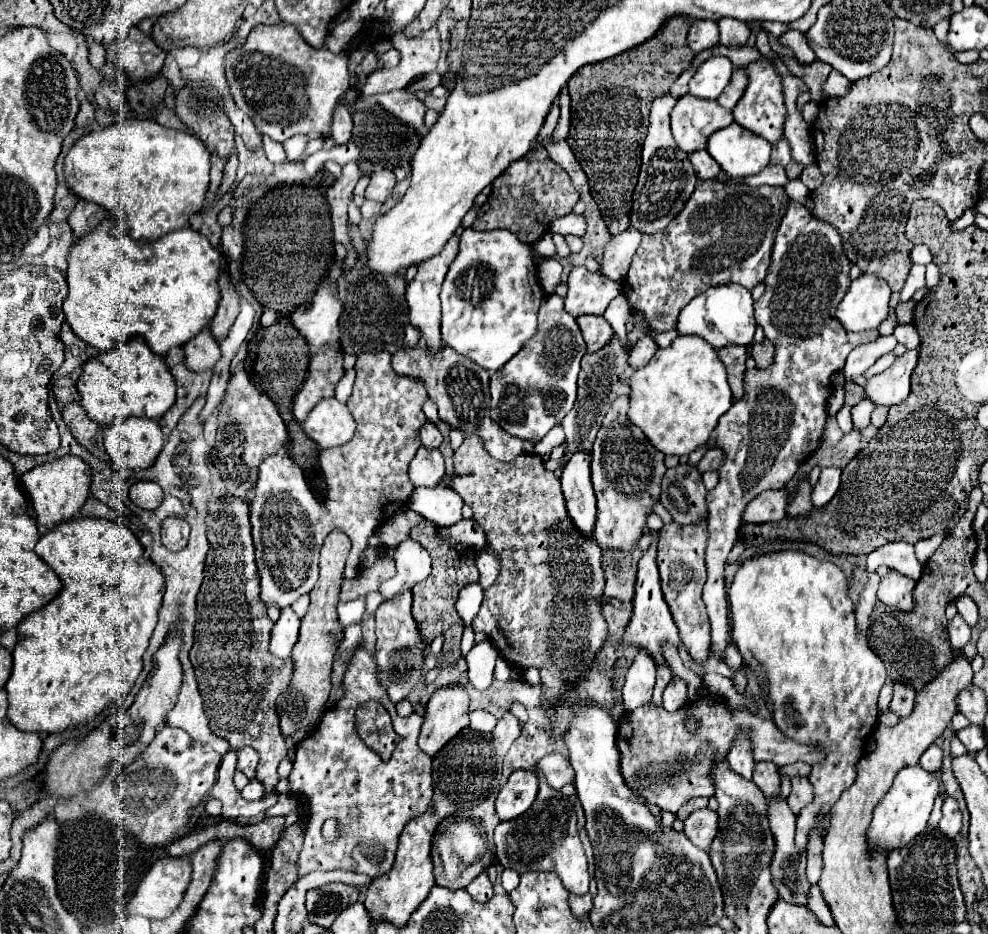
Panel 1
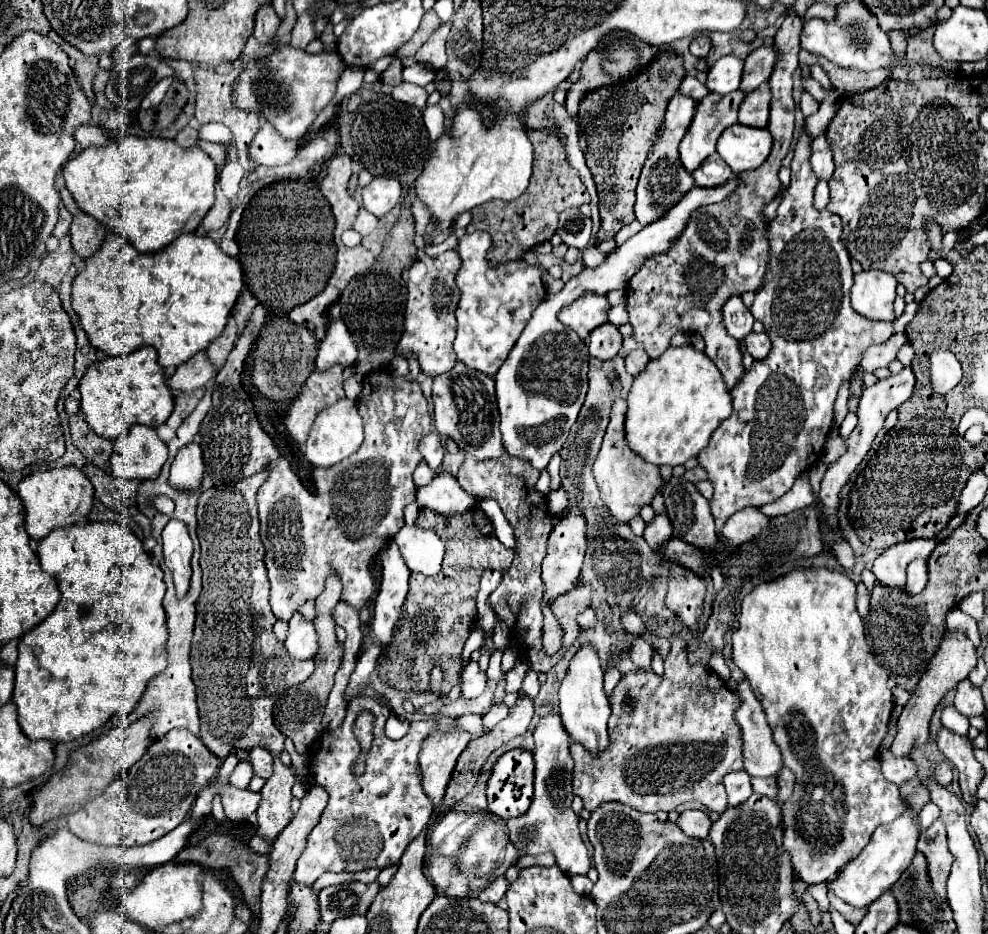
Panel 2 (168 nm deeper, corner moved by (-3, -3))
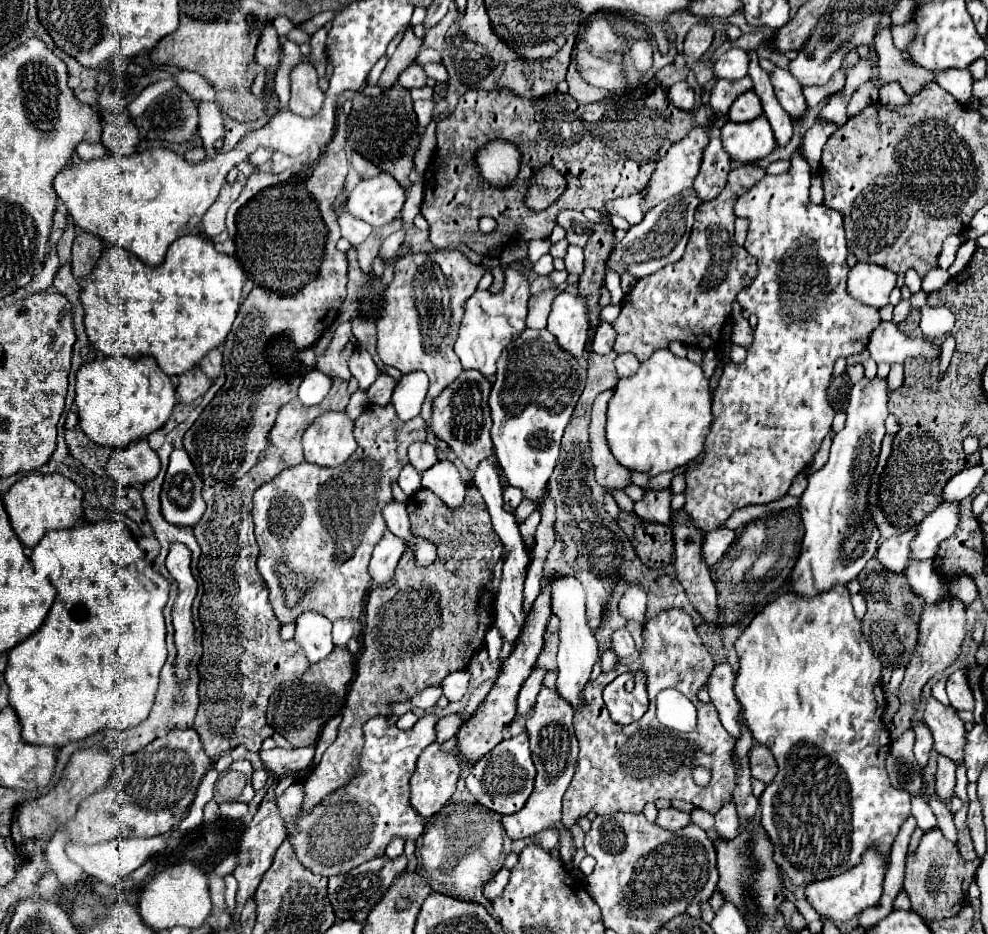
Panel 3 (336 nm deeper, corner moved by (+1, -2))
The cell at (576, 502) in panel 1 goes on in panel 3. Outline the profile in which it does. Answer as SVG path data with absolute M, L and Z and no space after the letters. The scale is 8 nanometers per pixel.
M546 578L542 582L542 592L536 598L534 606L528 614L522 632L517 640L515 648L513 648L508 660L502 662L502 672L498 672L496 682L492 684L492 690L488 692L488 696L482 700L482 704L478 706L478 710L460 726L460 730L456 732L456 750L458 756L470 764L478 762L484 754L488 754L498 742L504 740L504 730L508 728L508 724L512 722L512 718L516 716L516 696L520 692L522 682L531 674L535 667L536 660L543 648L543 635L546 625L552 615L550 606L550 582L552 578Z

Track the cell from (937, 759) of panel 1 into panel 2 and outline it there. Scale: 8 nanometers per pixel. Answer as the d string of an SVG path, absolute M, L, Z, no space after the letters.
M940 761L936 763L934 767L934 777L940 785L948 785L952 781L952 767L946 763L946 761Z

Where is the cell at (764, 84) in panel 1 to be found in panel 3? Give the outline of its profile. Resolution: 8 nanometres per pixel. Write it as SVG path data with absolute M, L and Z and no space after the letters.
M752 90L740 94L740 98L736 98L736 102L728 110L730 122L748 122L752 118L758 118L760 114L762 114L760 98Z

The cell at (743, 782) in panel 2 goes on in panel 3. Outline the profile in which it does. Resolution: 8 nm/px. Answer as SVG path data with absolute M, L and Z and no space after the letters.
M730 802L728 806L724 806L724 810L720 810L716 814L714 832L716 832L716 836L720 840L732 840L732 838L736 838L736 834L740 832L740 822L738 822L738 814L736 814L734 802Z

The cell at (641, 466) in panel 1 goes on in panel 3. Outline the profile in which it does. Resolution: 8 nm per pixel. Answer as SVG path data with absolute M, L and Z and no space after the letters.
M606 390L598 394L594 406L592 406L592 424L590 424L590 448L592 448L592 462L596 472L596 482L602 484L606 490L624 490L626 484L630 484L628 468L620 466L616 458L612 456L608 442L604 438L604 426L606 426L606 408L612 398L612 390Z

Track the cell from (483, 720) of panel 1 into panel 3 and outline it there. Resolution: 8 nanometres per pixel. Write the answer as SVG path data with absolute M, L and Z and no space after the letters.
M428 714L420 718L414 728L400 730L398 726L390 726L384 716L372 718L364 724L366 742L360 754L360 772L344 788L320 800L308 812L304 810L304 791L299 782L277 797L288 842L304 868L320 876L346 874L352 866L384 854L394 836L416 840L422 834L424 820L410 806L408 780L414 774L420 752L436 738L436 722L438 718Z

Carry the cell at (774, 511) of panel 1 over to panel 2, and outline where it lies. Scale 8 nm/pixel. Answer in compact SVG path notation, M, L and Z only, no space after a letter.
M744 507L744 511L738 511L728 519L724 525L720 537L730 547L740 547L742 543L756 537L760 531L764 531L770 523L770 517L766 517L758 507Z

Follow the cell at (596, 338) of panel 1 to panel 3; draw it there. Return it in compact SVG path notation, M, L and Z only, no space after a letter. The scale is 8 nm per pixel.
M600 322L600 326L596 328L596 334L592 338L592 350L596 354L608 354L614 346L614 340L616 340L616 332L614 332L612 324Z

